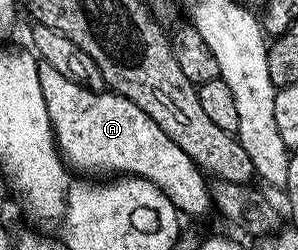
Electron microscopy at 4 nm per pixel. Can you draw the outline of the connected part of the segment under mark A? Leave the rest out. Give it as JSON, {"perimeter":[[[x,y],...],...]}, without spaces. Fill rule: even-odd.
{"perimeter":[[[38,60],[37,70],[57,150],[70,170],[81,175],[109,173],[105,175],[147,179],[147,183],[155,183],[155,187],[171,199],[178,214],[186,218],[201,217],[211,209],[211,189],[202,169],[190,159],[187,151],[159,131],[159,123],[155,123],[147,111],[139,111],[139,107],[121,93],[88,89],[75,83],[46,61]]]}

